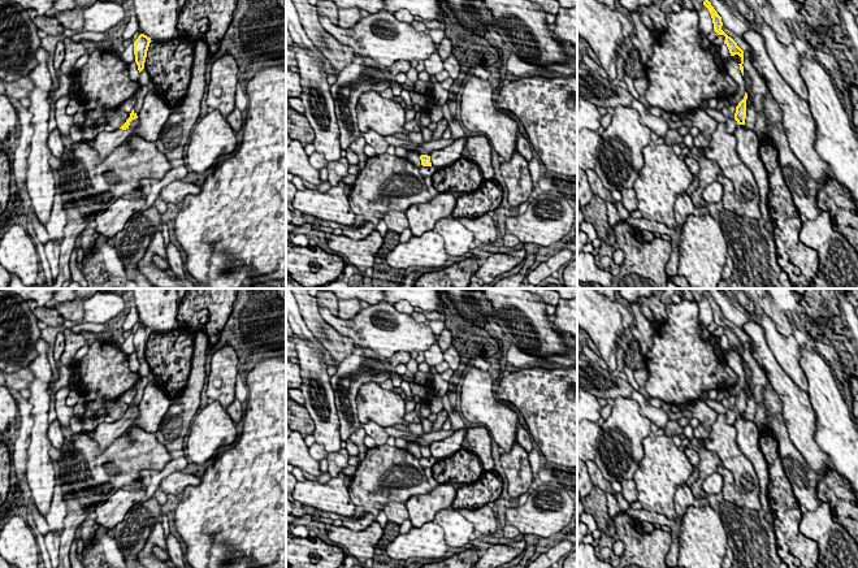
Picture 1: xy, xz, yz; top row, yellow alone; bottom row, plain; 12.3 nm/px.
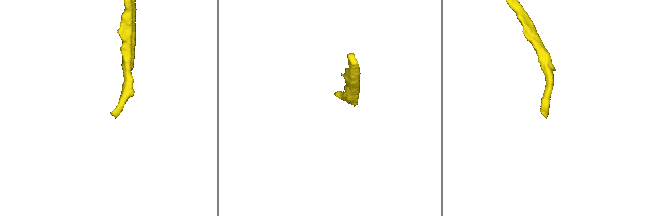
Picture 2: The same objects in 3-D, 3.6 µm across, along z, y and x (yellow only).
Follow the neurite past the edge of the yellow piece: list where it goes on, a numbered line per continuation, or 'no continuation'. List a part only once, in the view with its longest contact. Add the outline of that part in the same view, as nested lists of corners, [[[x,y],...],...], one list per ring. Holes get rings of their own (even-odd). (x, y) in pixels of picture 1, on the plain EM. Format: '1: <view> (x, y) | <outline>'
1: xy (105, 433) | [[[135,409],[130,413],[126,421],[117,420],[112,424],[100,422],[95,429],[92,439],[99,445],[100,452],[105,451],[114,439],[121,437],[139,417],[139,411]]]

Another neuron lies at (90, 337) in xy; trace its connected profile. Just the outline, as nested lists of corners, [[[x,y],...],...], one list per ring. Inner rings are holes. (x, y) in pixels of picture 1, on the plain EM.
[[[82,331],[81,334],[84,337],[86,344],[82,348],[79,348],[78,352],[75,354],[74,356],[75,363],[79,361],[88,352],[90,344],[96,341],[96,333]]]

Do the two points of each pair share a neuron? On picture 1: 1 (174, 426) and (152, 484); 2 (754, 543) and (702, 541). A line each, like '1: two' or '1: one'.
1: one
2: two

